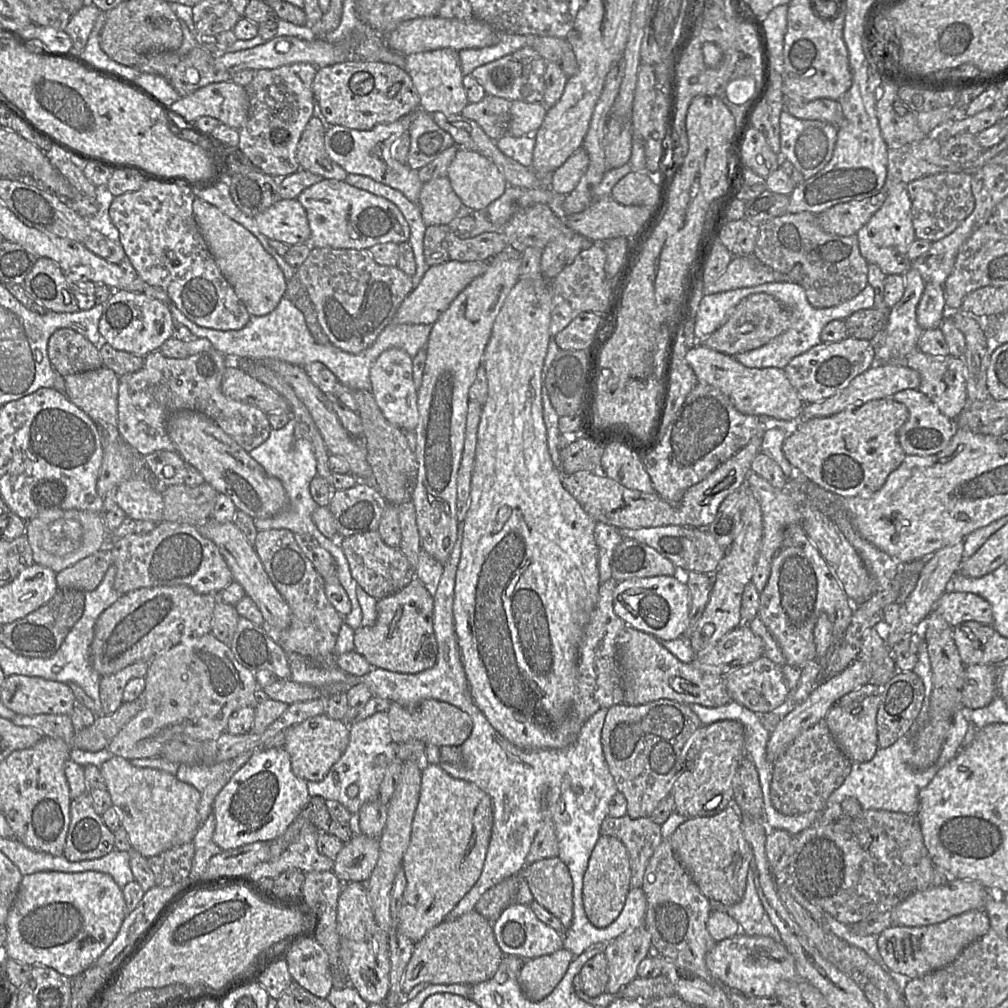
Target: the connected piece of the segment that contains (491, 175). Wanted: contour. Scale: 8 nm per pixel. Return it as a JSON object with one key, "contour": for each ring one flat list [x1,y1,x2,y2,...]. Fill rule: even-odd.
{"contour":[[464,148,458,149,446,176,462,204,473,211,486,209,508,187,494,162]]}

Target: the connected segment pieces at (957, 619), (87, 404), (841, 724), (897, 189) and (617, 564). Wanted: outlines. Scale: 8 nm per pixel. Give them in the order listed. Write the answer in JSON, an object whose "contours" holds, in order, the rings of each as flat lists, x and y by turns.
{"contours":[[[947,590,938,599,934,608,951,627,968,621,984,625,992,625,993,622,989,603,972,593]],[[104,366,64,376,65,395,84,411,102,432,114,432,118,417,119,376]],[[866,683,841,697,826,714,825,721,834,740,852,763,870,761,879,749,876,716,880,693,880,686]],[[886,182,885,191,885,202,857,232,856,237,860,253,869,264,877,265,886,276,904,275,911,269,912,261,907,257,907,252,916,239,911,216,911,200,905,183]],[[623,539,612,558,612,577,620,582,631,578,674,576,676,566,652,547]]]}

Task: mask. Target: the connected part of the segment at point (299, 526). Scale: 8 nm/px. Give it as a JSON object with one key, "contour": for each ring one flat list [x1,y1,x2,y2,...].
{"contour":[[291,417,289,422,283,428,272,429,267,440,255,449,251,450,249,455,264,468,267,474,274,476,281,481,289,497,288,507,283,511,272,517,254,519,256,528,259,531,269,529,287,529,294,534,308,534,312,536,322,548,332,555,338,582,347,593,351,602,351,610,350,613,345,616,344,623,352,629,357,630,362,626,362,611,356,596,358,584,350,573,348,561,340,545,336,542,336,540,326,538,319,531,312,517,312,514,318,505,310,493,310,483,317,475,316,458,311,444,306,439,303,439,295,434,295,420]]}

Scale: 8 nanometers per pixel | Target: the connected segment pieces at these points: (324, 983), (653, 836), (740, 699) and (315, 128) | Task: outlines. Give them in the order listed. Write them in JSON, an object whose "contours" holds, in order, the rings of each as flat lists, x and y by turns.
{"contours":[[[314,938,298,941,286,958,293,981,319,998,326,998,333,987,329,958]],[[606,817,600,833,617,838,626,848,631,867,631,888,641,888,647,864,664,840,661,825,648,818]],[[766,656,731,671,725,677,725,684,732,701,757,714,782,711,790,704,791,691,785,682,782,668]],[[312,116,297,145,300,169,320,175,323,179,344,181,348,173,327,154,324,147,324,135,322,121]]]}

